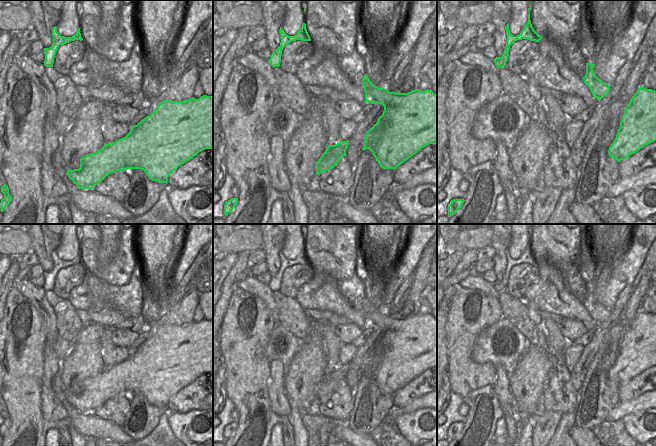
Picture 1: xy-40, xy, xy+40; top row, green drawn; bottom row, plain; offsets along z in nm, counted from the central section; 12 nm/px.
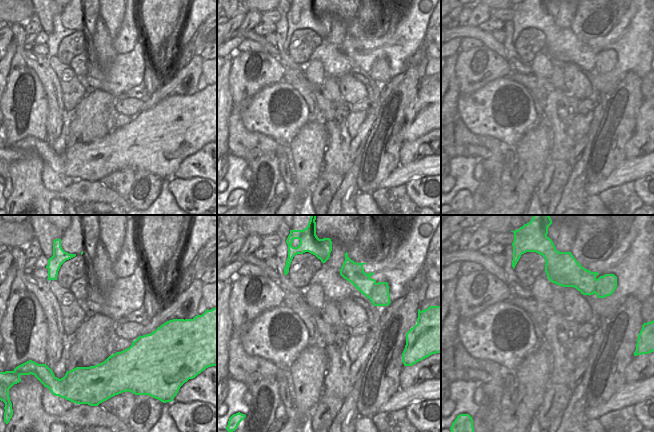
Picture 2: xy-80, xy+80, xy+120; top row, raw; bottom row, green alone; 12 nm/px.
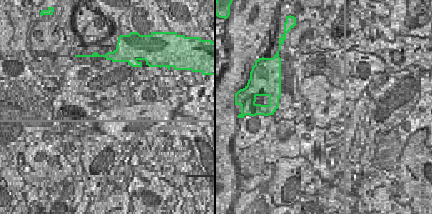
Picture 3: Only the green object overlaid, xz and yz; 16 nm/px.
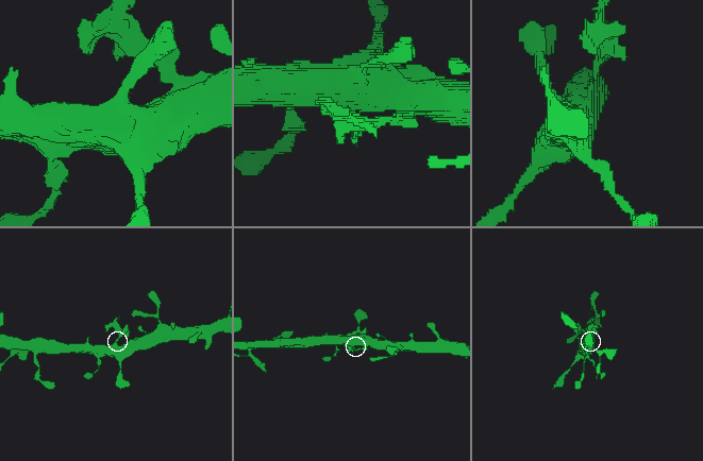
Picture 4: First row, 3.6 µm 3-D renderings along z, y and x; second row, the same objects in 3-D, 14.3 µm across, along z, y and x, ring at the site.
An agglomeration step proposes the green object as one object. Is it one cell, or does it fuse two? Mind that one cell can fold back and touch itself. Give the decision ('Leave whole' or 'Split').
Leave whole.

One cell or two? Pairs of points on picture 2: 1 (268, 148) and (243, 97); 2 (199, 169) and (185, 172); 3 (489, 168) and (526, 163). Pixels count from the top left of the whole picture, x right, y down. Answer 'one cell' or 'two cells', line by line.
1: one cell
2: one cell
3: two cells

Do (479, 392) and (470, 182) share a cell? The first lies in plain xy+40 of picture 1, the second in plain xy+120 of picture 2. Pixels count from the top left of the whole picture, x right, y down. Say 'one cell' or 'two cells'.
two cells

